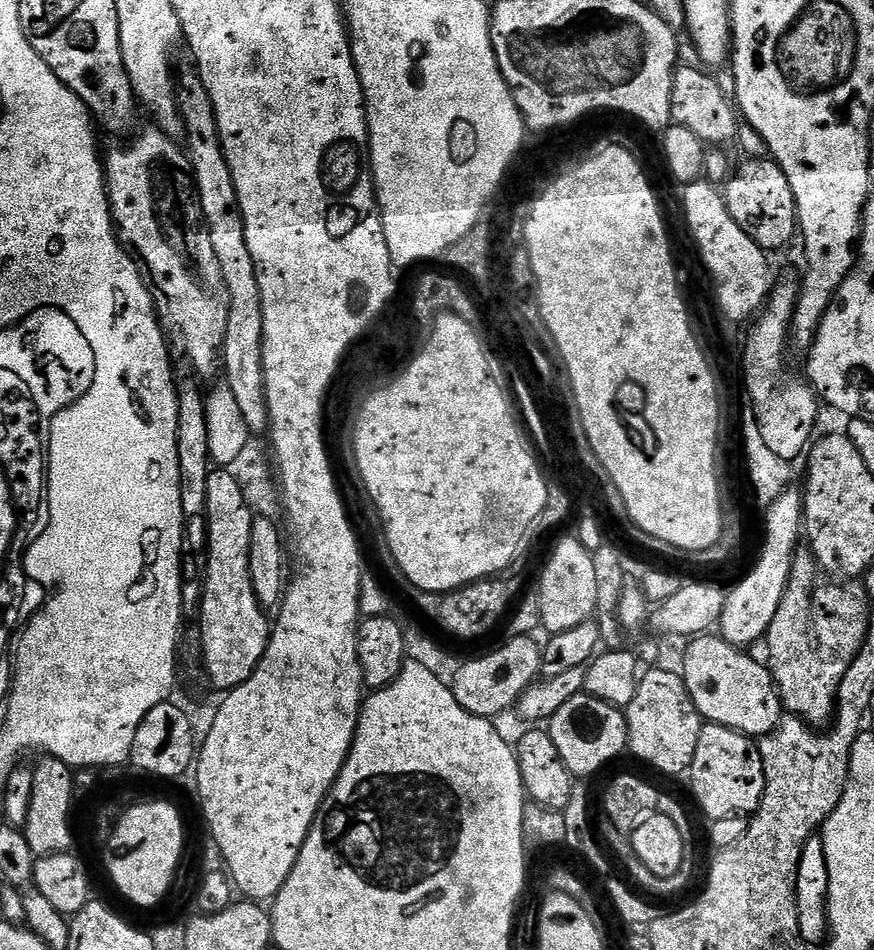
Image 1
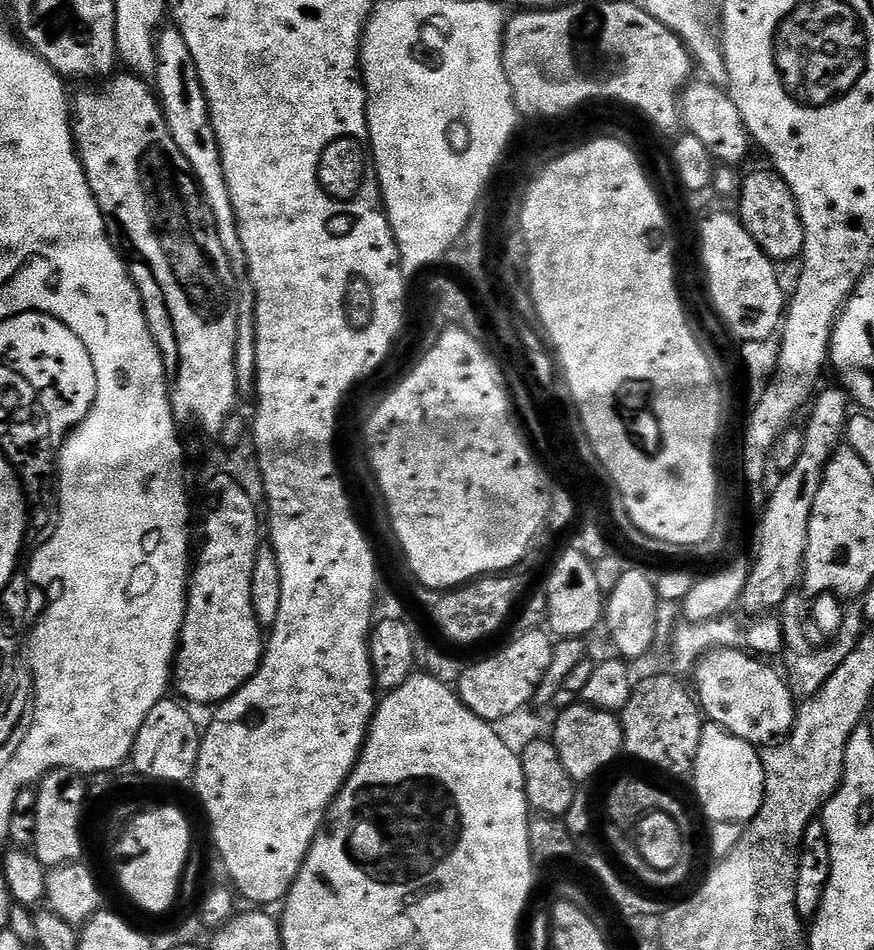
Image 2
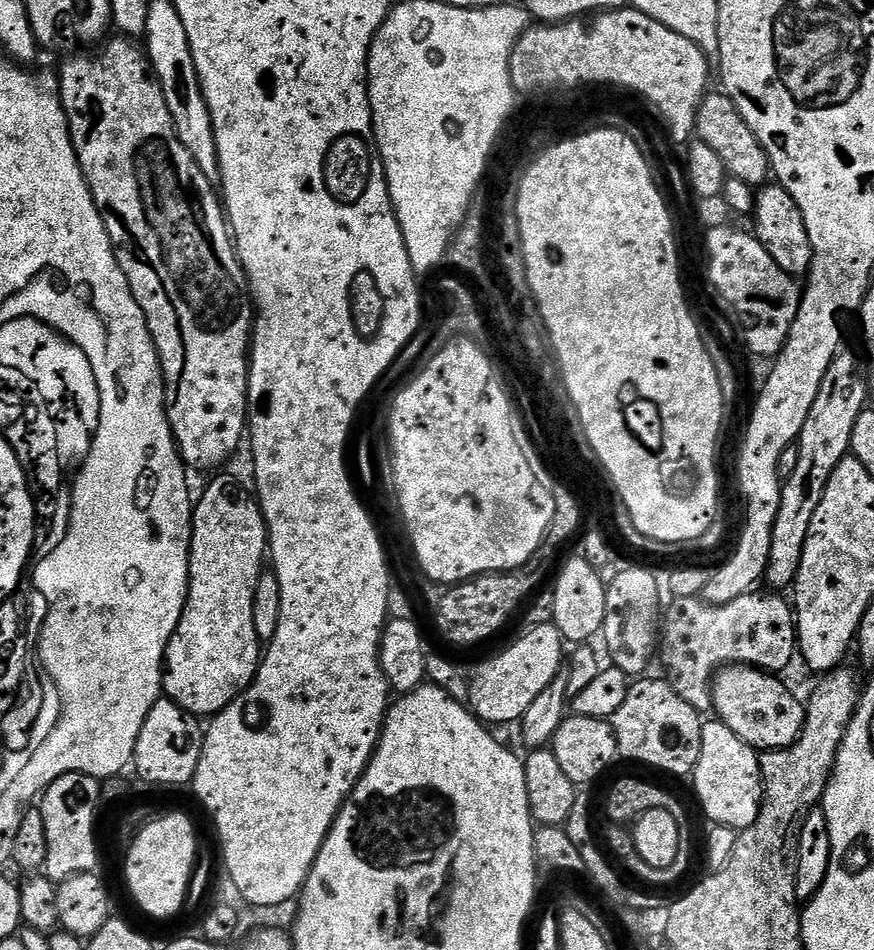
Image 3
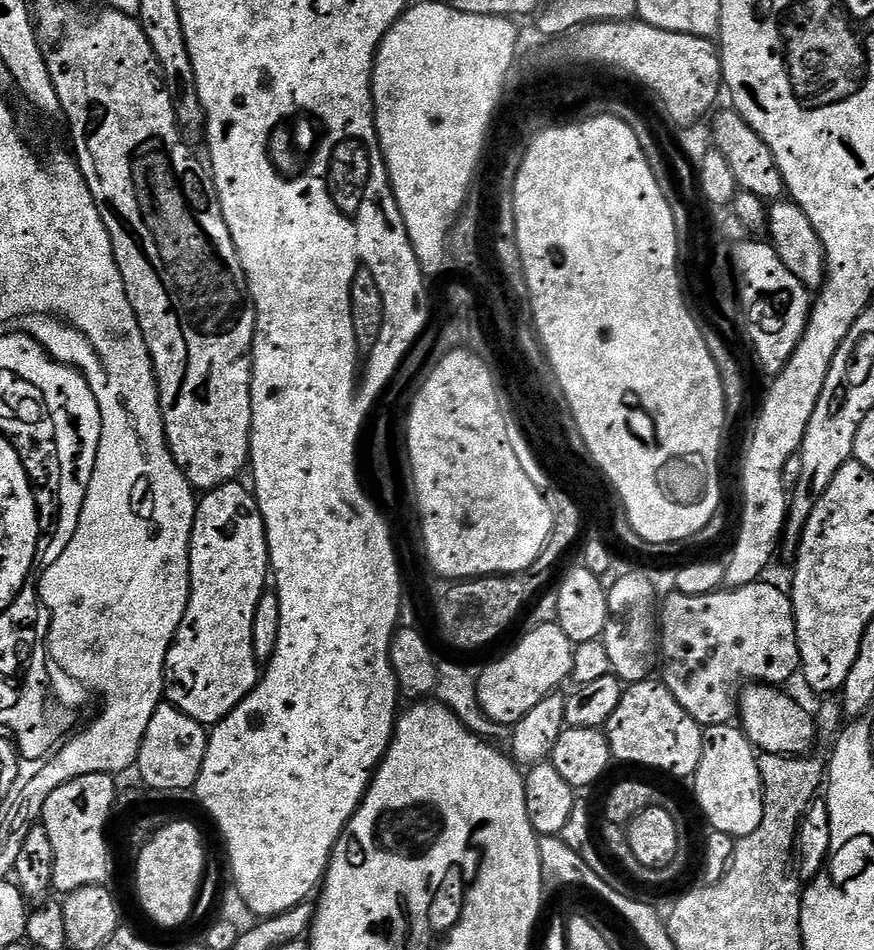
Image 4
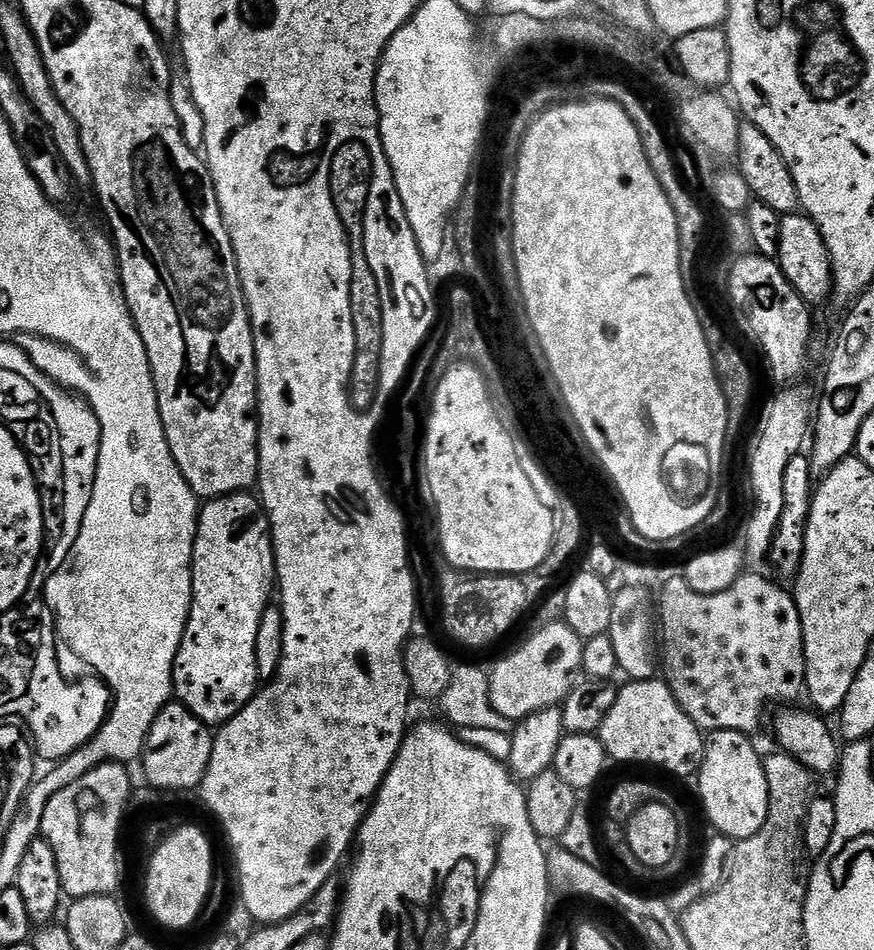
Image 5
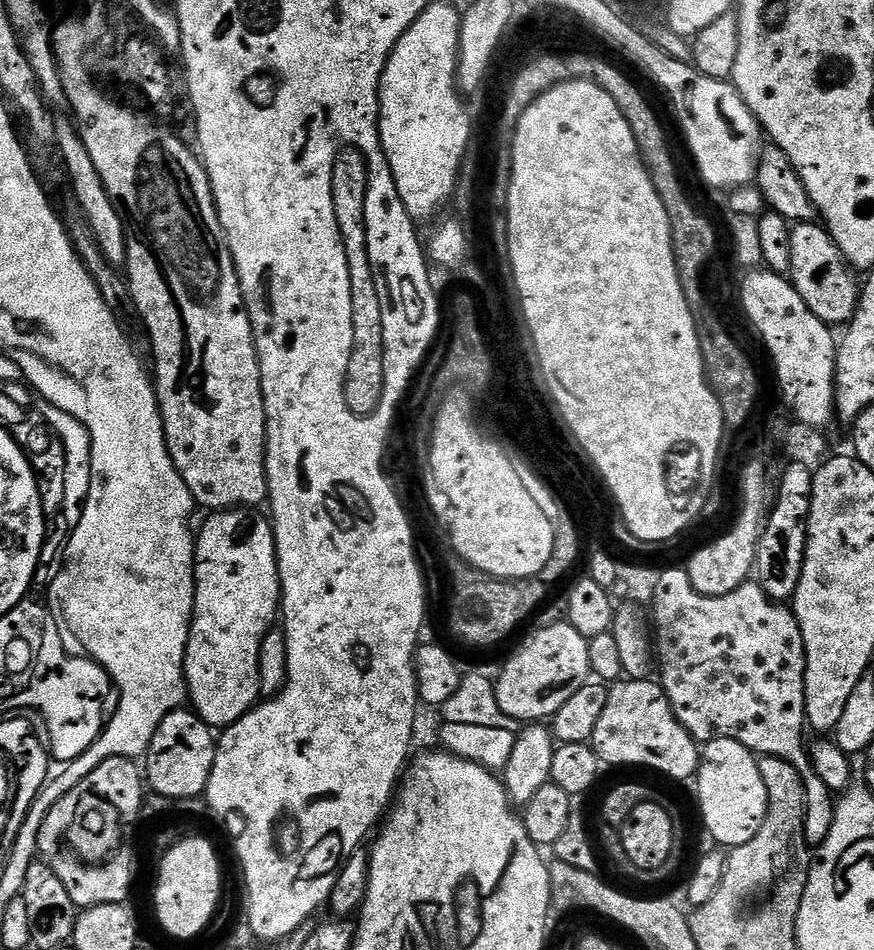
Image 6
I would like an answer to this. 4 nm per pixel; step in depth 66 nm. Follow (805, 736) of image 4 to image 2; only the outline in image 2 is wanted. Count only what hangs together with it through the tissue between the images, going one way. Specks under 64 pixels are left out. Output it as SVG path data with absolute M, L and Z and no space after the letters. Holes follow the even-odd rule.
M716 648L708 652L696 663L694 673L696 679L694 695L701 713L711 723L722 726L730 734L757 746L771 746L783 740L791 732L796 721L798 700L787 679L781 673L779 676L768 664L771 663L757 658L753 653L741 652L739 648Z

